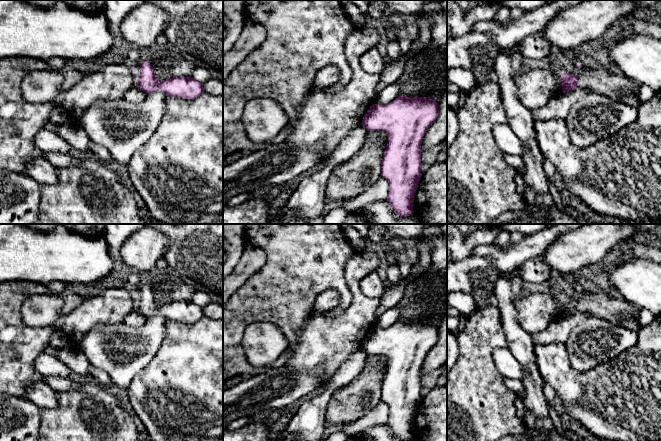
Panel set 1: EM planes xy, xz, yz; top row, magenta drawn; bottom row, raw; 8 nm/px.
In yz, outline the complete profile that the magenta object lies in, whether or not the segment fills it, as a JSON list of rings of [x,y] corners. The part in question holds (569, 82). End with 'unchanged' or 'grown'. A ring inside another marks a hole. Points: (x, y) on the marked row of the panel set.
[[[562,73],[562,90],[563,94],[567,95],[572,92],[578,86],[578,75],[564,74]]] | unchanged

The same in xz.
[[[399,96],[386,105],[373,104],[363,117],[361,125],[367,131],[384,130],[388,133],[388,142],[381,163],[381,177],[389,183],[387,201],[400,217],[407,217],[414,213],[414,196],[422,176],[420,148],[426,131],[436,121],[438,114],[438,103],[432,98]]] | unchanged

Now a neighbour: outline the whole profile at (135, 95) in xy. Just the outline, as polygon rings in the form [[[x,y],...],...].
[[[136,83],[134,87],[125,94],[124,100],[131,103],[138,103],[143,101],[145,97],[146,93],[143,90],[141,90]]]

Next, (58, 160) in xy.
[[[45,152],[42,157],[57,168],[78,166],[82,162],[82,158],[76,158],[69,154]]]

